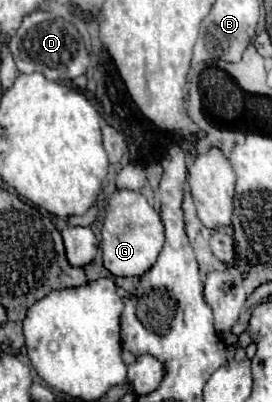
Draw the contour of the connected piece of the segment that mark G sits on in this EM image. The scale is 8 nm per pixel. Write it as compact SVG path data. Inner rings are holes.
M117 189L107 201L105 223L101 229L101 251L105 269L113 275L139 277L153 267L163 243L165 235L159 213L147 203L147 199L139 191Z

